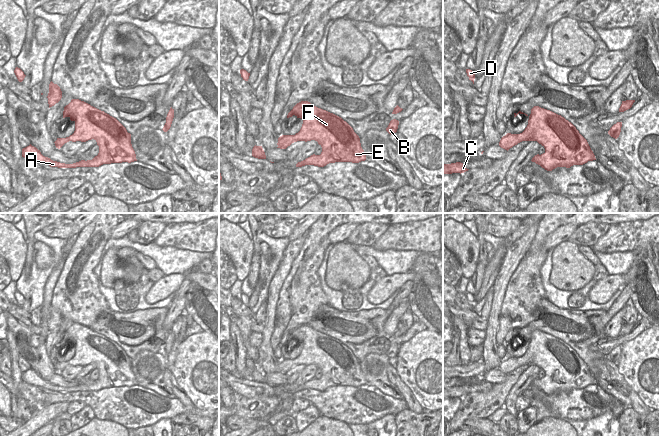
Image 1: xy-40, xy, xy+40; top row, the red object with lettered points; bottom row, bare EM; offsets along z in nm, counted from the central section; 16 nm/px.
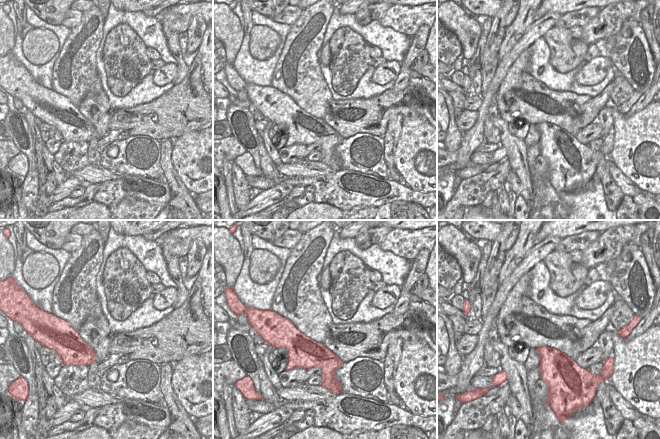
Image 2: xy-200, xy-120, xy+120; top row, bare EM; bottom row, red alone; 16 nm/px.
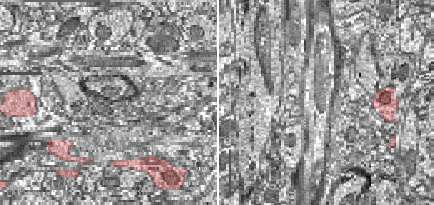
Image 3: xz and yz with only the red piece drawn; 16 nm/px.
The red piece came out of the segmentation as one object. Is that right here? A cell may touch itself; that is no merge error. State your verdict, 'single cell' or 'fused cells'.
single cell

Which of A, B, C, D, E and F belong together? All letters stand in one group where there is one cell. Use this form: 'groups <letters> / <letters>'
groups A B C D E F

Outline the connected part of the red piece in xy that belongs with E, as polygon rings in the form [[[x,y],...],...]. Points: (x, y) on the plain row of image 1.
[[[308,325],[297,327],[287,342],[295,339],[303,344],[302,351],[295,359],[282,359],[278,362],[278,371],[286,373],[297,365],[315,364],[322,371],[320,379],[311,379],[298,386],[296,391],[314,389],[324,391],[329,387],[366,384],[360,362],[353,352],[341,341],[318,332]]]

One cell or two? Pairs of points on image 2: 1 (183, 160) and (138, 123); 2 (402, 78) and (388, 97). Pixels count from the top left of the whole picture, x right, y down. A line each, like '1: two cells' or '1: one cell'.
1: two cells
2: two cells

